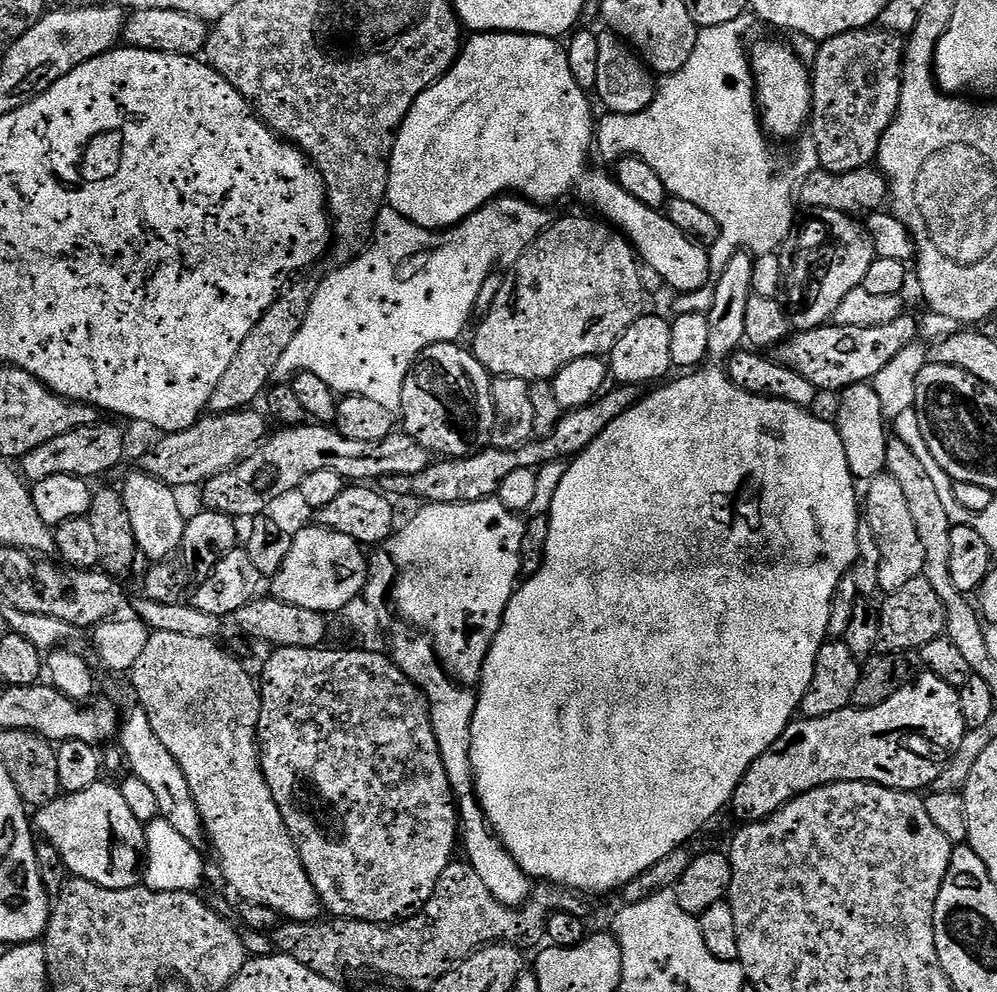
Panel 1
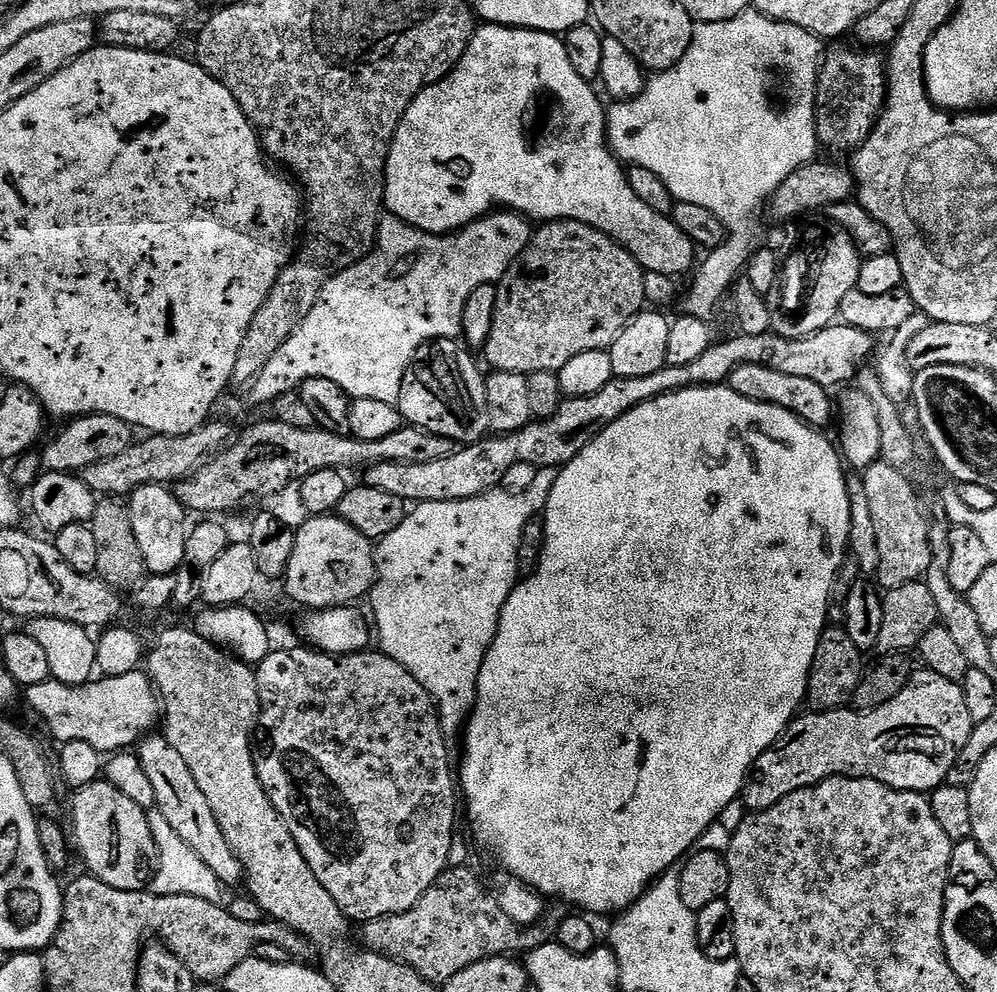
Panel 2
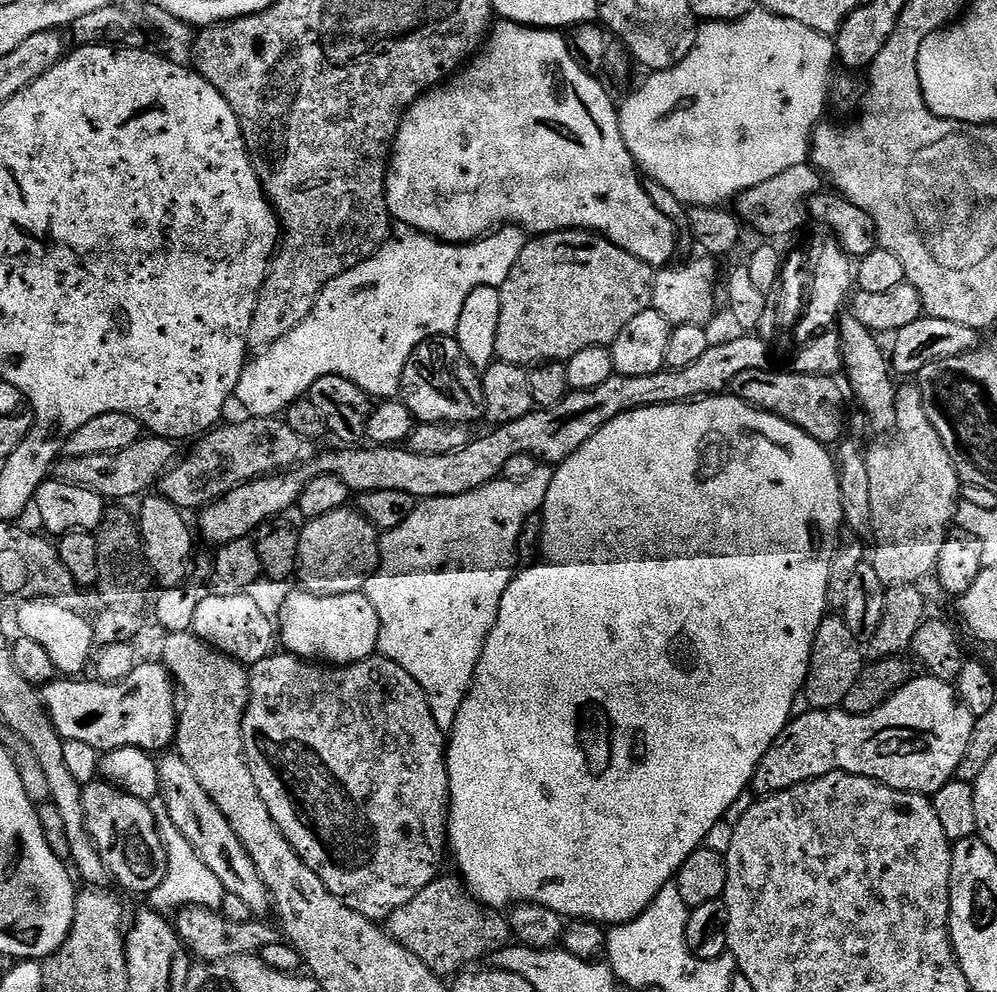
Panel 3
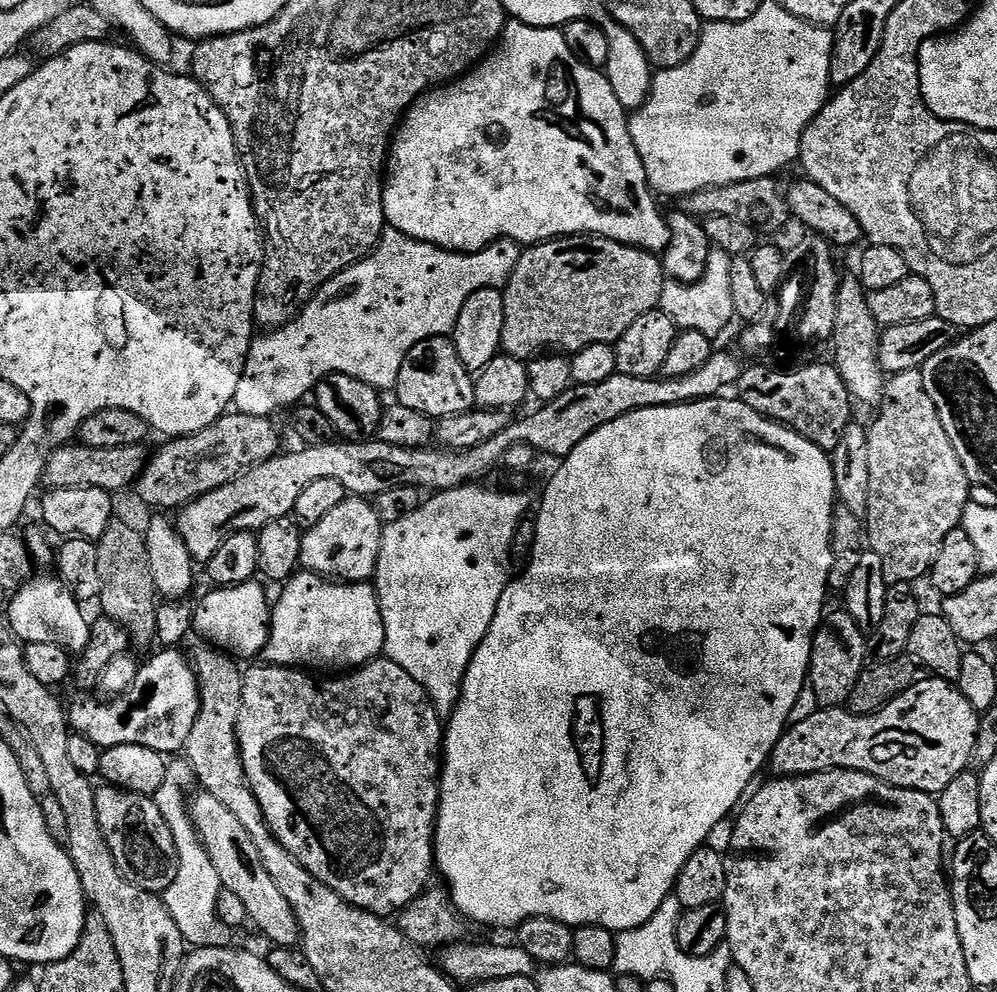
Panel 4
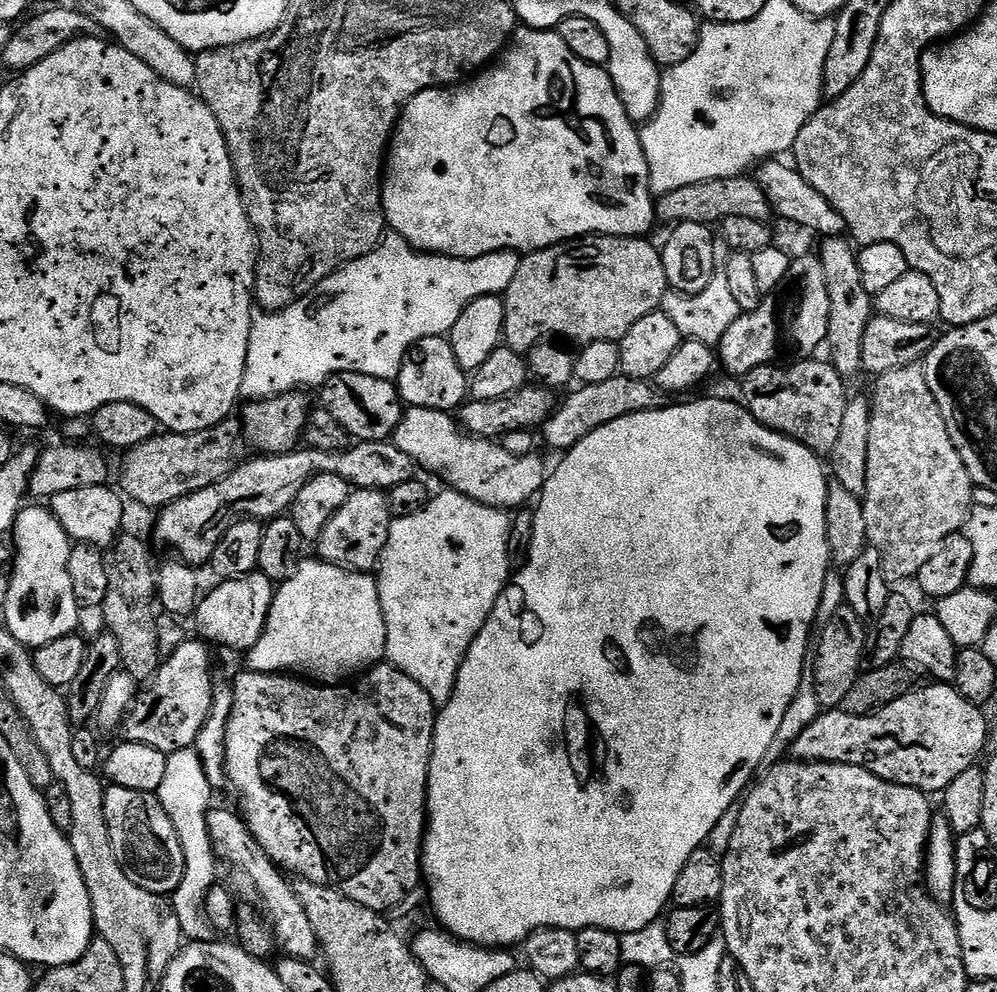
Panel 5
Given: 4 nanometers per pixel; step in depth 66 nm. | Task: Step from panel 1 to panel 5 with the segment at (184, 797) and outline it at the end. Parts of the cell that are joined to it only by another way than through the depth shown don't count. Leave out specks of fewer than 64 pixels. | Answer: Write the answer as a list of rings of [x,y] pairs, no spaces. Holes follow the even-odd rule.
[[[216,806],[208,813],[208,833],[217,857],[232,867],[232,876],[236,879],[237,889],[240,887],[246,895],[256,895],[260,899],[258,908],[271,927],[275,947],[283,955],[309,962],[315,961],[318,956],[318,945],[314,928],[306,918],[306,910],[302,910],[302,904],[298,902],[293,885],[284,881],[286,878],[281,869],[276,867],[272,859],[262,850],[259,842],[252,837],[252,832],[243,819],[235,811],[233,812],[228,808]]]

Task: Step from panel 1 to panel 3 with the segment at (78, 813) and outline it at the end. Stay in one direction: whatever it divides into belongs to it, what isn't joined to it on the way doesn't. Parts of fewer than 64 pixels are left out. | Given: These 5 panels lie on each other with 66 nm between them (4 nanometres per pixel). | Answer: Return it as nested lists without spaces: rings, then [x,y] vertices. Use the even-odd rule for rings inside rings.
[[[107,782],[86,784],[83,789],[86,826],[102,854],[102,862],[108,867],[109,877],[128,892],[147,894],[162,886],[168,855],[149,801],[134,798],[127,790]]]

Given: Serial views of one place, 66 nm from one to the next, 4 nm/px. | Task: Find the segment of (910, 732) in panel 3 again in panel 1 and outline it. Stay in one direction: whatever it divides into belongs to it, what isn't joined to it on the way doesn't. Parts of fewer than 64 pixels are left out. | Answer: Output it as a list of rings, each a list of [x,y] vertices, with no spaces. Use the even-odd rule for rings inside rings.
[[[925,671],[923,675],[905,684],[902,690],[898,690],[898,694],[894,694],[894,698],[882,702],[882,706],[873,708],[849,706],[834,714],[826,714],[822,718],[793,719],[787,730],[778,738],[778,742],[774,742],[774,746],[770,746],[766,754],[758,757],[750,766],[750,770],[746,770],[742,782],[738,782],[732,795],[730,812],[733,812],[740,822],[765,820],[770,814],[786,806],[786,802],[818,786],[843,780],[865,780],[871,784],[896,788],[899,792],[919,793],[920,788],[927,789],[948,765],[949,758],[956,753],[958,746],[962,746],[966,725],[958,689],[942,682],[942,678],[938,678],[933,672]],[[923,712],[932,716],[932,736],[919,736],[916,733],[920,728],[919,722],[908,721],[908,716],[920,716]]]

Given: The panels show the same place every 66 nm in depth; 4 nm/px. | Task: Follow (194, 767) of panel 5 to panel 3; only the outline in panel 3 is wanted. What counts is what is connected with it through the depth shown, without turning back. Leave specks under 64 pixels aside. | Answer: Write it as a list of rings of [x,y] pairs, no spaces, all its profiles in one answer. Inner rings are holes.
[[[159,795],[153,798],[150,807],[156,819],[162,842],[166,846],[168,869],[166,878],[162,878],[162,886],[147,893],[146,900],[152,903],[149,905],[161,914],[176,914],[182,908],[223,909],[225,890],[222,882],[218,882],[218,877],[210,871],[210,866],[206,866],[206,862],[202,862],[202,858],[194,850],[194,846],[190,846],[190,842],[186,842],[186,838],[182,838],[182,830],[178,830],[178,826],[174,826],[174,818],[170,818],[170,810],[166,808],[164,797]]]

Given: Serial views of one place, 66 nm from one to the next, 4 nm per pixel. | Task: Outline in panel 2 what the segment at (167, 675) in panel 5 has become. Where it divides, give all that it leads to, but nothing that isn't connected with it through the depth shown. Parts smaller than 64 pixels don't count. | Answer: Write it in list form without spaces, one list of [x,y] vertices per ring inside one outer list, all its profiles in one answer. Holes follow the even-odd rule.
[[[144,670],[93,678],[82,685],[64,685],[50,679],[38,686],[23,689],[22,700],[48,727],[49,734],[56,742],[86,742],[101,754],[115,754],[139,745],[145,735],[155,729],[152,728],[155,724],[157,727],[162,716],[162,705],[156,689]]]

